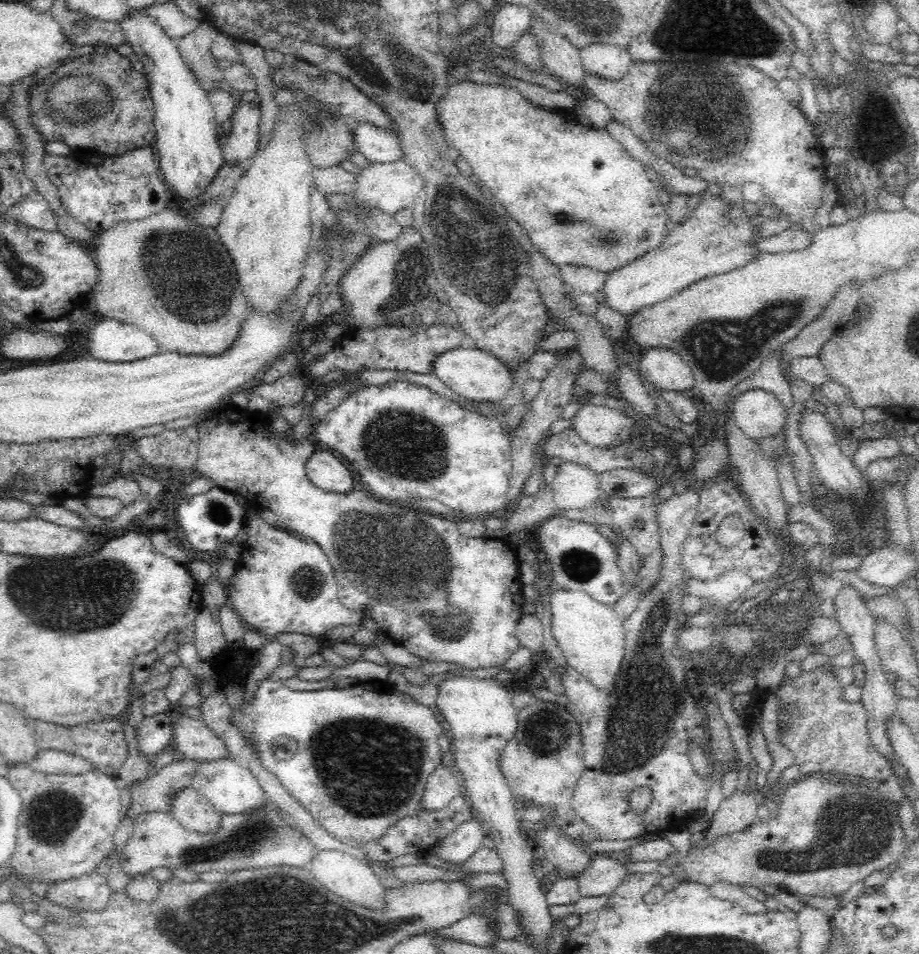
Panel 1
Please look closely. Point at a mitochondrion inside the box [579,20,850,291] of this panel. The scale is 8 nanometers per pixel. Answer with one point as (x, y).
(686, 105)

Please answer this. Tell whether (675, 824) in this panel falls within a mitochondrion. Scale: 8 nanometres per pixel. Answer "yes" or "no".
no

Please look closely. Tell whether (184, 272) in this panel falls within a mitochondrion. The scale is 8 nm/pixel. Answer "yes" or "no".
yes

